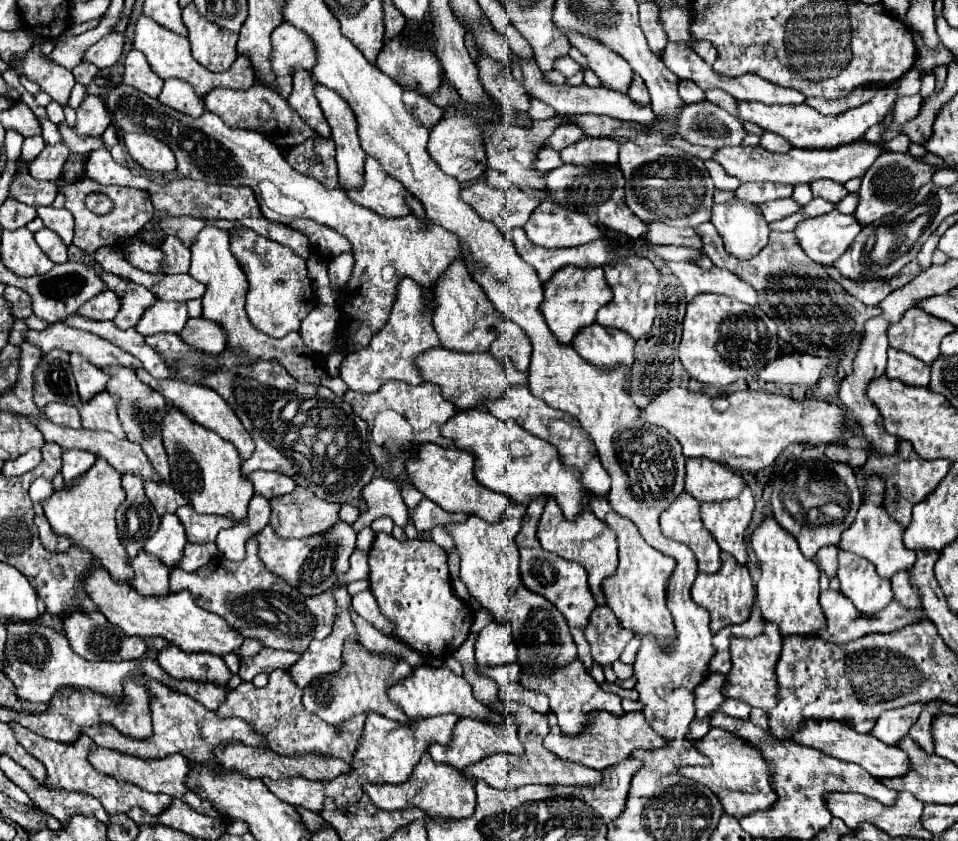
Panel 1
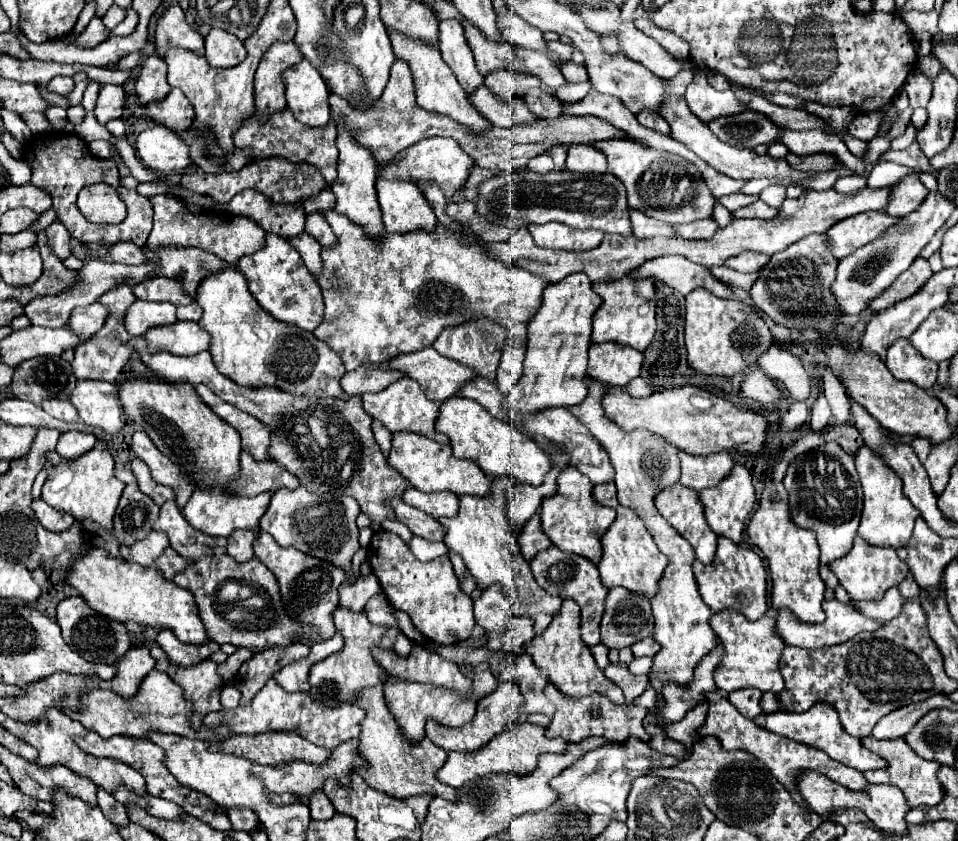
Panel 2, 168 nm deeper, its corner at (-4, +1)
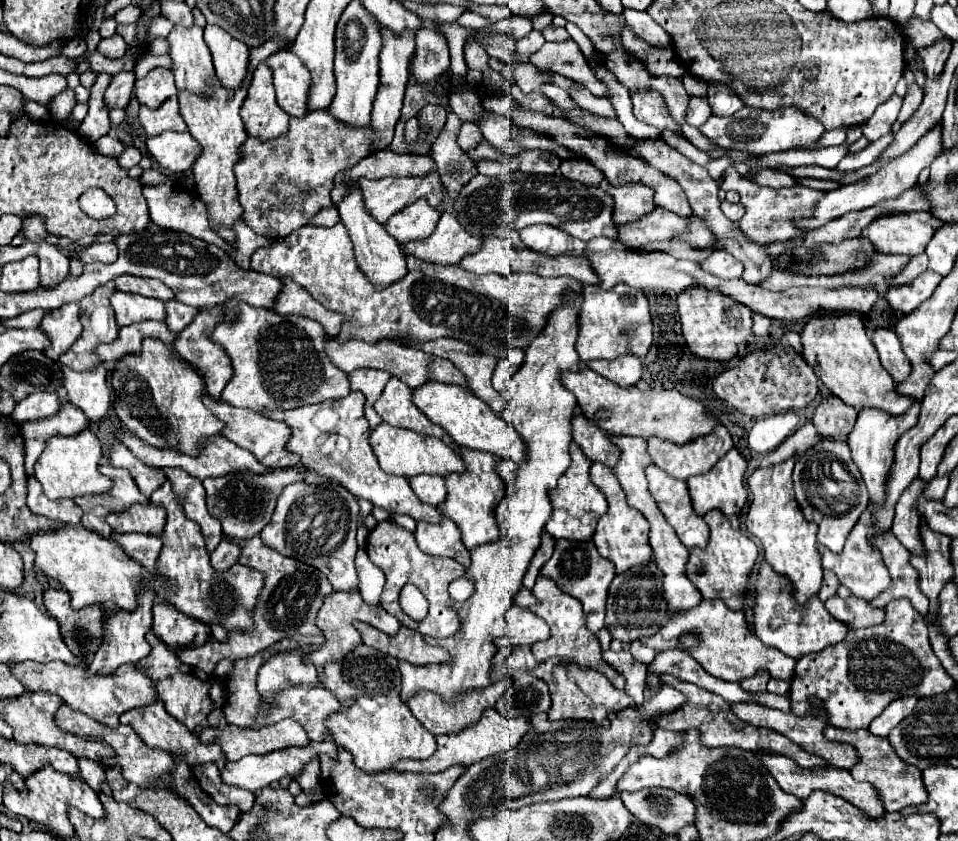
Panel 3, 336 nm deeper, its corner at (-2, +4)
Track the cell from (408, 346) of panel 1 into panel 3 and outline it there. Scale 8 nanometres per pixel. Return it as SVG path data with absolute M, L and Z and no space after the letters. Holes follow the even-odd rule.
M358 369L358 371L352 371L348 375L350 389L364 393L364 397L366 398L365 417L372 429L376 429L378 423L382 423L382 417L372 409L372 405L382 395L382 391L384 391L386 383L390 381L390 377L392 377L390 373L386 373L386 371L374 371L374 369Z

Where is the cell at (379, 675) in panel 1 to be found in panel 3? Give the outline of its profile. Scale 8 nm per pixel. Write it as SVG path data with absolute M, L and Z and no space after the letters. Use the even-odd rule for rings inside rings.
M352 591L352 593L332 593L326 597L322 609L318 611L318 619L316 619L316 625L322 629L324 633L324 647L318 649L318 651L312 651L306 655L306 663L314 663L316 667L324 667L326 663L330 661L340 661L344 659L348 653L352 653L352 649L356 649L362 641L360 641L360 635L358 631L354 629L354 621L364 621L380 631L384 631L386 635L396 635L398 633L398 627L402 627L398 623L396 617L388 615L382 607L372 607L372 605L366 605L360 597L358 591Z

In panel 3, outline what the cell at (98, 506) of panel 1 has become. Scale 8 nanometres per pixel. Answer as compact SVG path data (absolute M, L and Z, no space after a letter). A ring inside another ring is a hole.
M88 429L74 437L52 437L46 441L46 449L34 467L34 477L40 481L46 497L50 497L52 501L76 499L84 495L102 495L108 493L114 483L110 481L110 477L104 477L98 471L100 459L102 459L100 441Z

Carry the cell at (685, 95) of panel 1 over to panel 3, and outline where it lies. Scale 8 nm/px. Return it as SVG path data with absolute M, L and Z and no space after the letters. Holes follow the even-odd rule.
M690 97L690 103L688 103L688 111L686 111L686 121L694 127L702 127L708 117L712 115L712 107L708 103L708 99L702 99L702 97Z

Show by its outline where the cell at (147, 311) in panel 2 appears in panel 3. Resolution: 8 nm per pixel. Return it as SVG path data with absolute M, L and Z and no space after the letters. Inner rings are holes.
M118 291L118 293L114 293L110 303L116 313L116 323L120 327L130 325L130 323L138 323L138 321L146 321L146 319L164 321L164 317L166 317L166 307L158 299Z

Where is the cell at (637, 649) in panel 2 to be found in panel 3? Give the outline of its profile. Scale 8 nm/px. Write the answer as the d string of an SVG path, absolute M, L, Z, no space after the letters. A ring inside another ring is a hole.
M702 601L698 607L692 607L680 615L670 617L668 625L664 625L654 637L640 639L646 647L652 647L656 651L664 649L676 649L678 637L682 633L698 633L702 637L702 643L690 651L690 655L714 677L724 681L742 681L746 677L754 677L754 673L768 671L772 679L790 681L794 675L794 659L786 657L786 653L778 653L778 649L770 649L768 645L762 645L758 637L754 637L754 631L748 627L746 617L742 611L730 611L722 601Z

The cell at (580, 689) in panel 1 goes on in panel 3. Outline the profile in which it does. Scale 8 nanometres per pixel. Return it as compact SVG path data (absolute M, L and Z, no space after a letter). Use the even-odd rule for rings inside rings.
M538 579L532 591L540 599L540 603L532 605L530 611L536 613L538 617L542 617L552 631L552 637L548 641L532 645L532 653L538 659L538 663L544 663L544 661L556 657L558 661L564 661L564 663L574 663L574 665L580 665L580 667L586 667L586 669L594 669L594 671L606 675L612 681L614 687L624 689L624 677L618 671L614 671L610 665L606 665L606 661L602 661L598 637L586 629L586 619L584 619L580 601L562 593L552 579Z

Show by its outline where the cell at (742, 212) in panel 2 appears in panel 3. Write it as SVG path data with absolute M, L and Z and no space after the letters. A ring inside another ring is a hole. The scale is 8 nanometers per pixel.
M722 201L722 211L724 211L726 217L732 219L732 221L740 221L742 215L744 215L744 209L742 209L740 203L738 203L738 205L732 205L732 203L728 203L728 201Z

